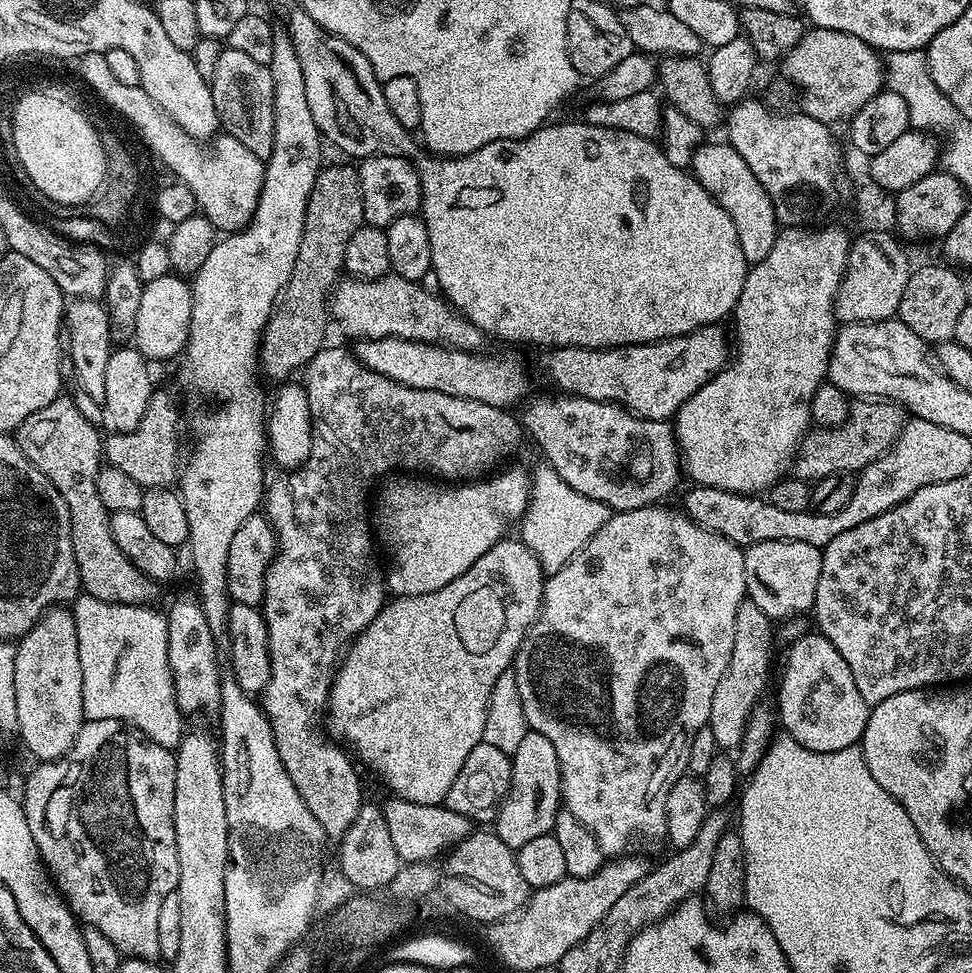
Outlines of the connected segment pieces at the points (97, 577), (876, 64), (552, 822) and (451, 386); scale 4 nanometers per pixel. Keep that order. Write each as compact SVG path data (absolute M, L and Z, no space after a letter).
M61 394L57 396L50 406L42 406L38 414L30 414L26 422L22 422L14 430L16 445L26 454L26 458L62 494L66 506L70 510L70 522L72 523L72 541L74 542L74 558L78 558L78 574L80 575L80 587L87 595L94 598L102 598L102 602L118 602L119 604L147 604L149 606L157 603L160 596L161 585L157 581L150 579L122 550L118 550L118 542L114 542L114 534L110 530L112 517L106 506L102 506L102 498L98 498L98 486L96 478L102 467L102 435L101 429L95 424L86 420L85 415L78 410L78 406L72 398Z
M809 27L804 36L787 52L782 61L783 75L798 89L798 104L805 116L818 118L818 122L836 126L839 120L847 121L856 115L858 110L866 106L870 98L874 98L886 84L886 64L881 53L868 45L865 40L854 34L846 34L842 30Z
M528 731L522 738L518 750L510 753L512 757L512 777L510 790L496 813L494 831L506 846L513 850L526 846L533 838L549 835L556 827L556 816L562 810L560 795L560 763L558 753L545 736Z
M382 338L381 340L355 341L354 355L370 370L398 382L402 386L410 386L418 390L434 390L442 394L450 394L458 398L466 398L474 402L482 402L486 406L511 409L512 404L519 405L529 395L528 372L524 364L516 356L484 356L480 352L463 352L457 348L445 348L442 344L423 344L417 340L402 338Z

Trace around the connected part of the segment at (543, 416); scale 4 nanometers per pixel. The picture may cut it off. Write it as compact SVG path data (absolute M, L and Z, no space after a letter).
M556 394L556 397L529 395L520 410L518 419L523 431L532 435L533 442L544 455L541 457L558 470L558 478L562 478L566 486L574 486L578 494L586 494L586 498L594 498L594 502L607 504L612 512L638 510L647 504L661 503L665 499L663 496L675 490L680 476L682 480L680 450L676 447L676 434L669 421L644 420L619 404L567 394Z

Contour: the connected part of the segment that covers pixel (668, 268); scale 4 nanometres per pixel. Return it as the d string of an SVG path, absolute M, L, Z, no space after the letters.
M579 122L580 124L552 123L545 123L543 128L532 132L529 136L525 136L523 140L495 140L478 150L474 150L468 156L442 157L423 154L424 156L415 157L414 163L417 172L420 173L420 185L422 186L422 198L420 199L422 219L426 230L430 234L431 271L438 274L440 292L444 299L457 312L463 312L470 322L474 322L474 326L478 326L489 337L497 336L500 340L517 340L520 344L548 344L544 346L551 346L552 348L617 348L627 344L649 344L655 340L669 340L675 336L684 336L687 332L693 332L696 328L704 328L708 324L723 321L723 316L731 317L738 298L742 294L744 279L748 277L749 265L742 254L742 246L738 246L738 230L734 230L734 222L730 222L730 214L726 214L726 210L722 210L722 206L718 206L718 202L714 202L712 195L698 183L691 171L674 166L674 162L670 162L670 158L666 158L663 147L655 139L647 136L594 126L587 122Z

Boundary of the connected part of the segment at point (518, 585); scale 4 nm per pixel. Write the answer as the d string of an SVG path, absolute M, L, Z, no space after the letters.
M505 538L490 550L486 550L486 554L482 554L482 558L478 558L478 562L474 562L470 566L470 570L458 574L458 578L454 578L454 582L446 582L446 586L442 586L442 590L434 590L430 594L397 596L389 599L385 603L384 609L374 618L374 622L370 622L366 626L366 630L360 633L343 653L328 695L327 735L341 745L352 744L351 751L354 753L355 759L361 765L363 765L362 763L368 764L370 771L377 772L384 779L385 786L392 791L389 793L395 794L401 800L409 800L415 804L443 805L446 794L450 794L450 786L454 786L454 778L458 778L458 774L462 770L462 762L466 762L470 750L474 750L474 746L478 746L484 739L486 710L492 687L494 682L498 682L498 678L502 678L504 672L513 667L520 643L540 613L545 579L544 567L538 562L538 558L534 558L534 554L524 545L524 541L519 538Z

